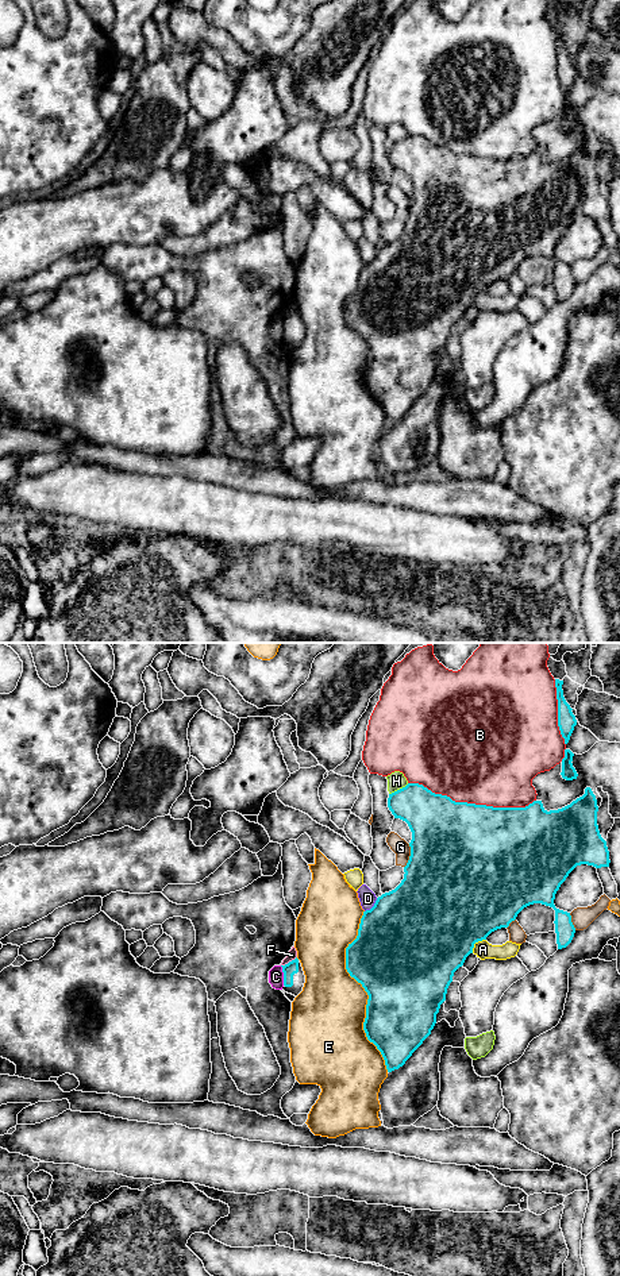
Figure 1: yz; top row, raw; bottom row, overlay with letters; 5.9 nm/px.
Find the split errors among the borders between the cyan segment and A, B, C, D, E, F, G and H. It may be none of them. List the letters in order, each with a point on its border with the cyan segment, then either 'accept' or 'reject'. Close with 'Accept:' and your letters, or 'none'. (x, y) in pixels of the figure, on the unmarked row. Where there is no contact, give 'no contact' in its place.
A: yz (476, 293) | reject
B: yz (472, 155) | reject
C: yz (284, 327) | reject
D: yz (373, 258) | reject
E: yz (365, 342) | reject
F: yz (289, 313) | reject
G: yz (409, 208) | reject
H: yz (400, 141) | reject
Accept: none

